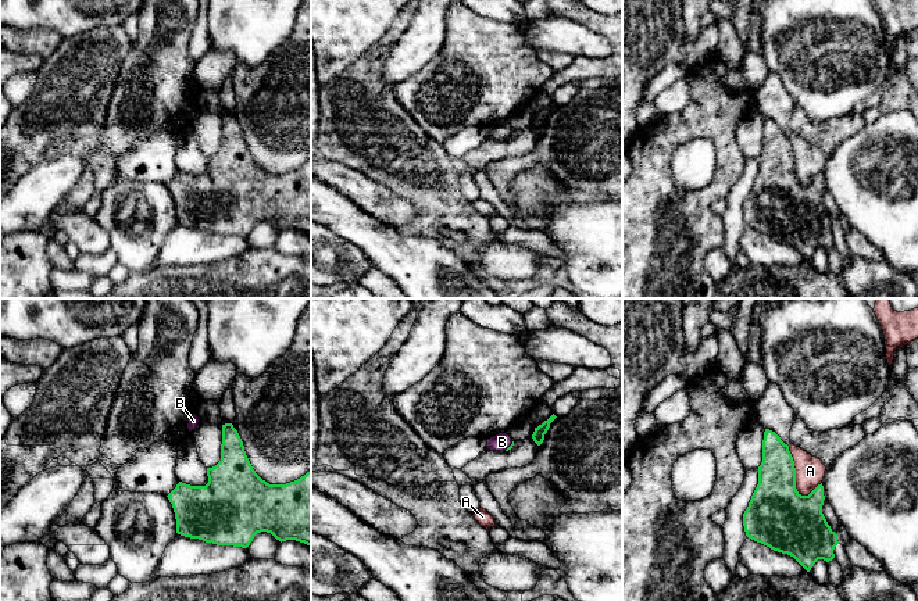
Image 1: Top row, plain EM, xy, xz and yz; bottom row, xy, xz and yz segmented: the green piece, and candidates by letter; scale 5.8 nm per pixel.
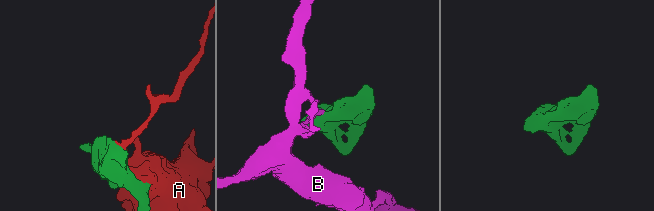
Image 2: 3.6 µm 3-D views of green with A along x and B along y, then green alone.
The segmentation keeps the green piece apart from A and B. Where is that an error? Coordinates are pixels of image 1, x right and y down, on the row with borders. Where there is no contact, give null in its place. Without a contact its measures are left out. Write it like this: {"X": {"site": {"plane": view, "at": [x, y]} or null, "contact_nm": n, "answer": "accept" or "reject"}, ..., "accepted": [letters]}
{"A": {"site": {"plane": "yz", "at": [795, 473]}, "contact_nm": 320, "answer": "reject"}, "B": {"site": {"plane": "xz", "at": [510, 446]}, "contact_nm": 80, "answer": "reject"}, "accepted": []}

